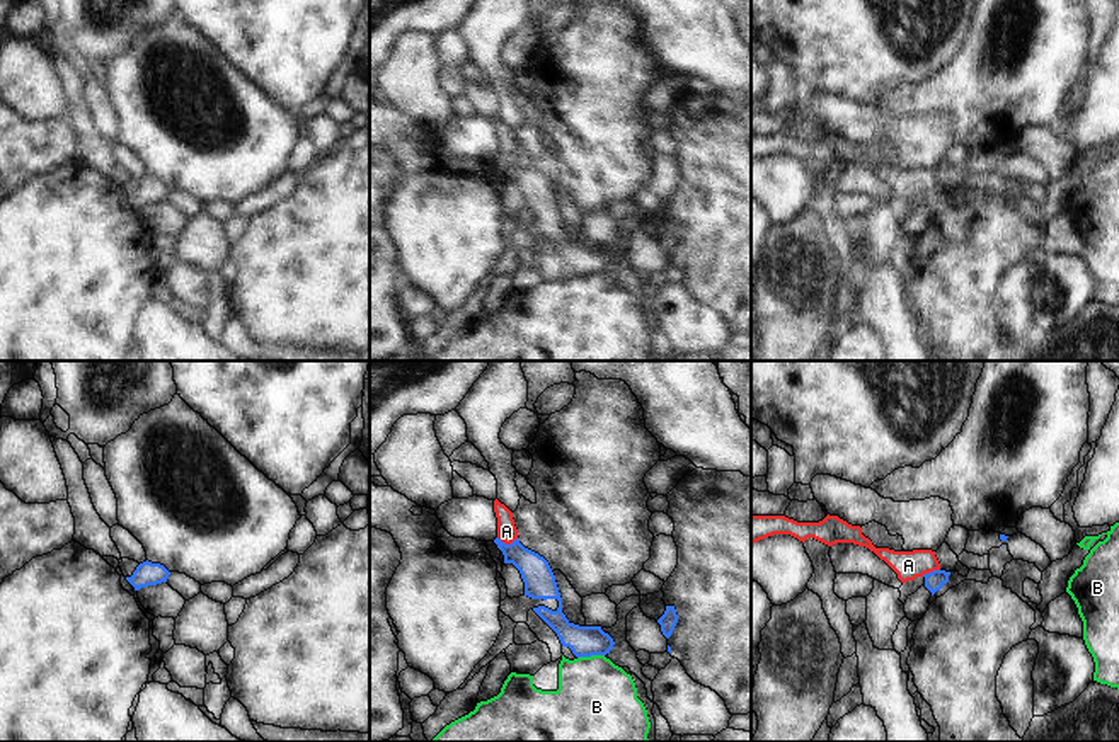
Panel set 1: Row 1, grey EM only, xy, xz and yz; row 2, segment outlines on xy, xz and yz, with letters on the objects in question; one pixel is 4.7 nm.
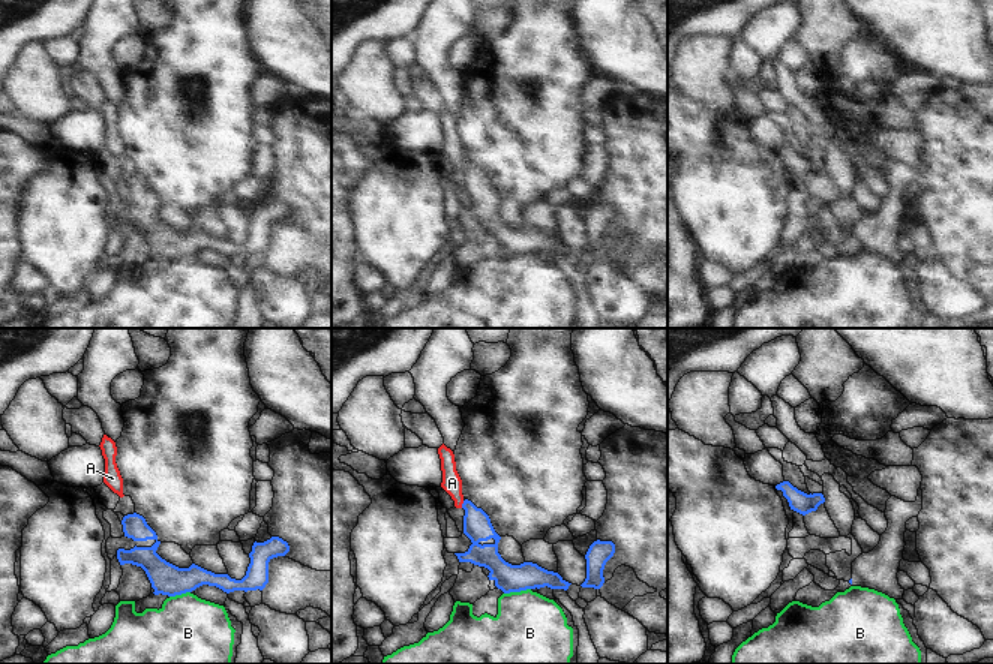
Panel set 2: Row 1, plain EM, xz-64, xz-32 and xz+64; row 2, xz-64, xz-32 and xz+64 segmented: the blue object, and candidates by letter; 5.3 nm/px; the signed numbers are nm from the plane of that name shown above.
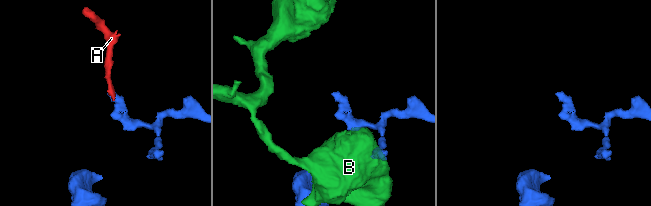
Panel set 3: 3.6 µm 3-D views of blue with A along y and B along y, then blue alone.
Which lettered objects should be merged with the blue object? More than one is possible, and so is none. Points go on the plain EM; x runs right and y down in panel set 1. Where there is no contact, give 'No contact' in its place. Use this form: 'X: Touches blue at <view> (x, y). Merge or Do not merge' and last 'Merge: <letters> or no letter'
A: Touches blue at xz (508, 164). Do not merge
B: Touches blue at xz (590, 274). Do not merge
Merge: no letter

